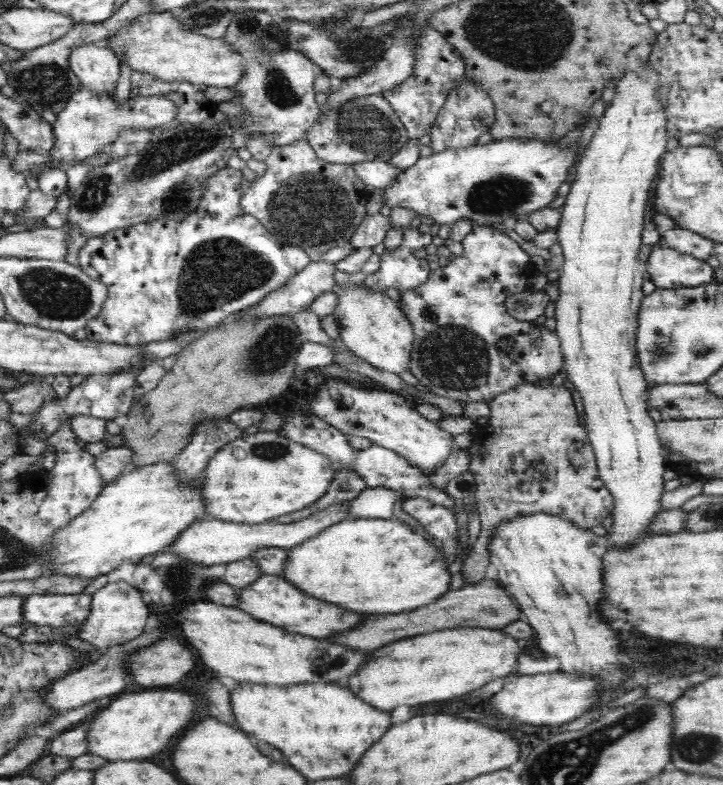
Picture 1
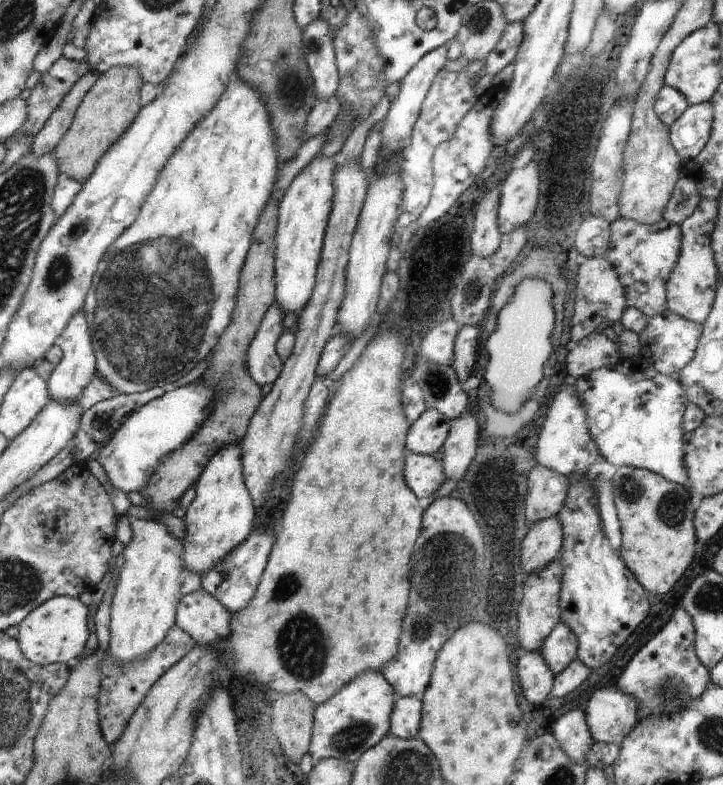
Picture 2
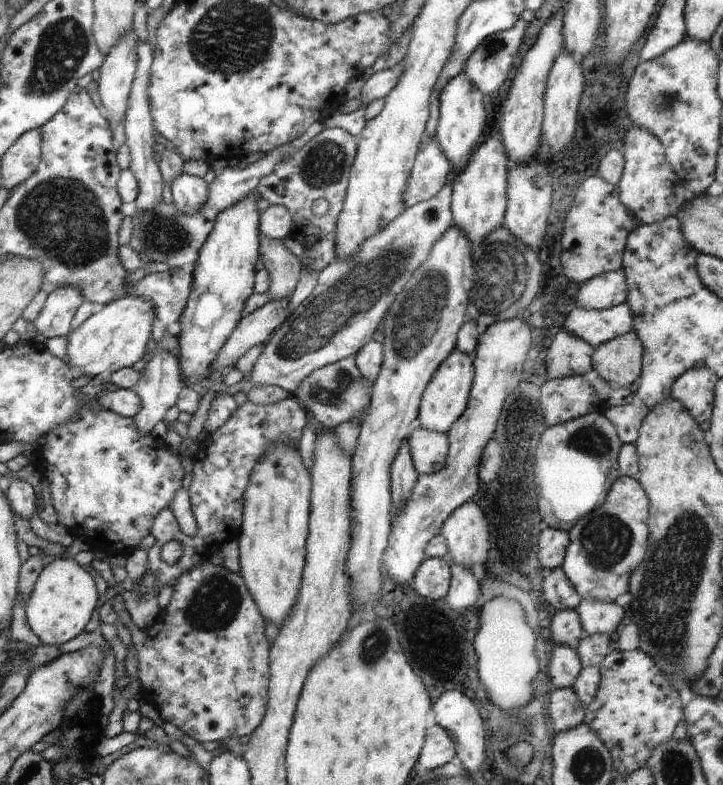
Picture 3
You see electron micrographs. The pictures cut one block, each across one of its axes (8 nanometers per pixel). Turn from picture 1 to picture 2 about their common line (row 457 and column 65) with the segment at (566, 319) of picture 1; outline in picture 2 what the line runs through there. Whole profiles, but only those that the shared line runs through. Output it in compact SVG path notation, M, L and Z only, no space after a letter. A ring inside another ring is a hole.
M59 595L33 608L17 625L16 639L21 654L33 664L43 666L53 663L70 664L83 652L89 636L87 630L87 607L78 599Z

